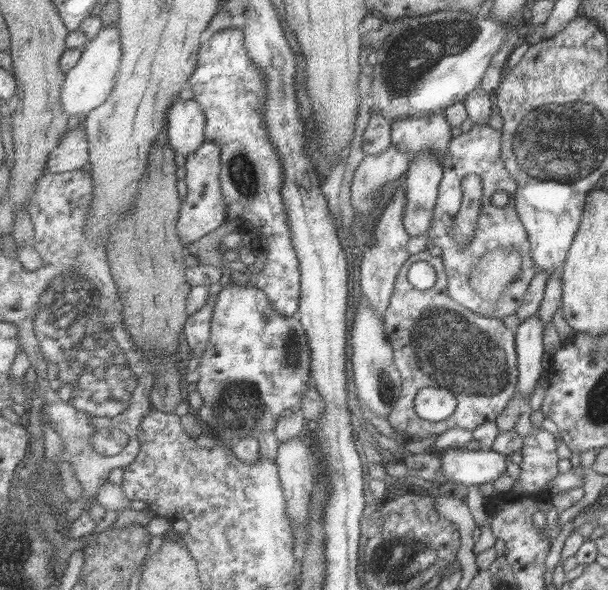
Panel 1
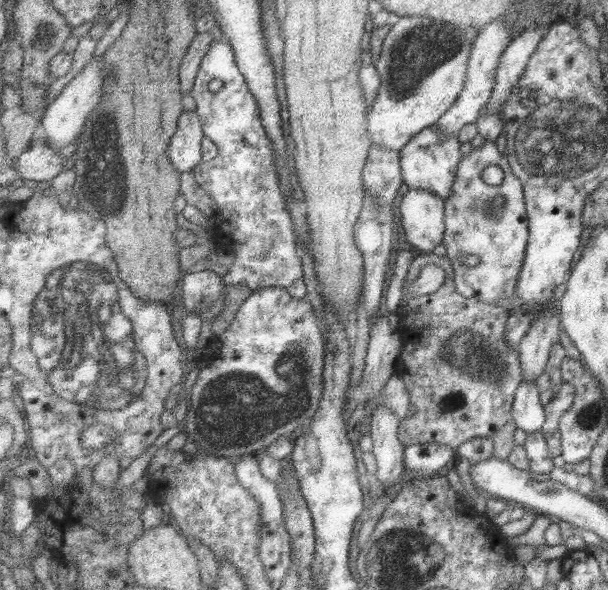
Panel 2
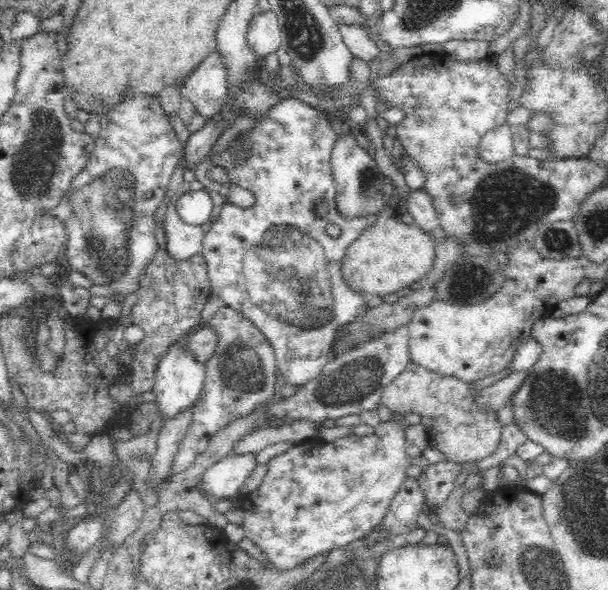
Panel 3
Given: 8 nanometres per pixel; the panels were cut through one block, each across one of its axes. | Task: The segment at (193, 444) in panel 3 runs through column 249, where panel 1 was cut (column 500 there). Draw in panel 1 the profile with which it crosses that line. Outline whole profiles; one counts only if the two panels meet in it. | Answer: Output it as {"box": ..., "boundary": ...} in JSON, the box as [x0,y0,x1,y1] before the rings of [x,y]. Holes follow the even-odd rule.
{"box":[384,250,519,440],"boundary":[[[424,250],[413,254],[401,268],[393,293],[391,304],[384,316],[386,318],[385,330],[395,350],[395,362],[401,371],[403,378],[403,392],[396,402],[393,412],[388,416],[388,422],[398,432],[405,432],[410,438],[423,440],[429,436],[435,436],[447,432],[450,428],[467,428],[475,430],[481,424],[495,421],[505,404],[516,392],[519,372],[516,365],[516,347],[514,329],[506,328],[501,319],[487,317],[481,313],[473,312],[469,307],[449,295],[449,276],[445,270],[443,256],[433,256],[431,252]],[[425,260],[437,269],[438,282],[429,290],[417,290],[409,281],[409,272],[412,264]],[[426,386],[447,388],[458,398],[458,410],[449,418],[439,423],[425,422],[415,410],[417,393]]]}

